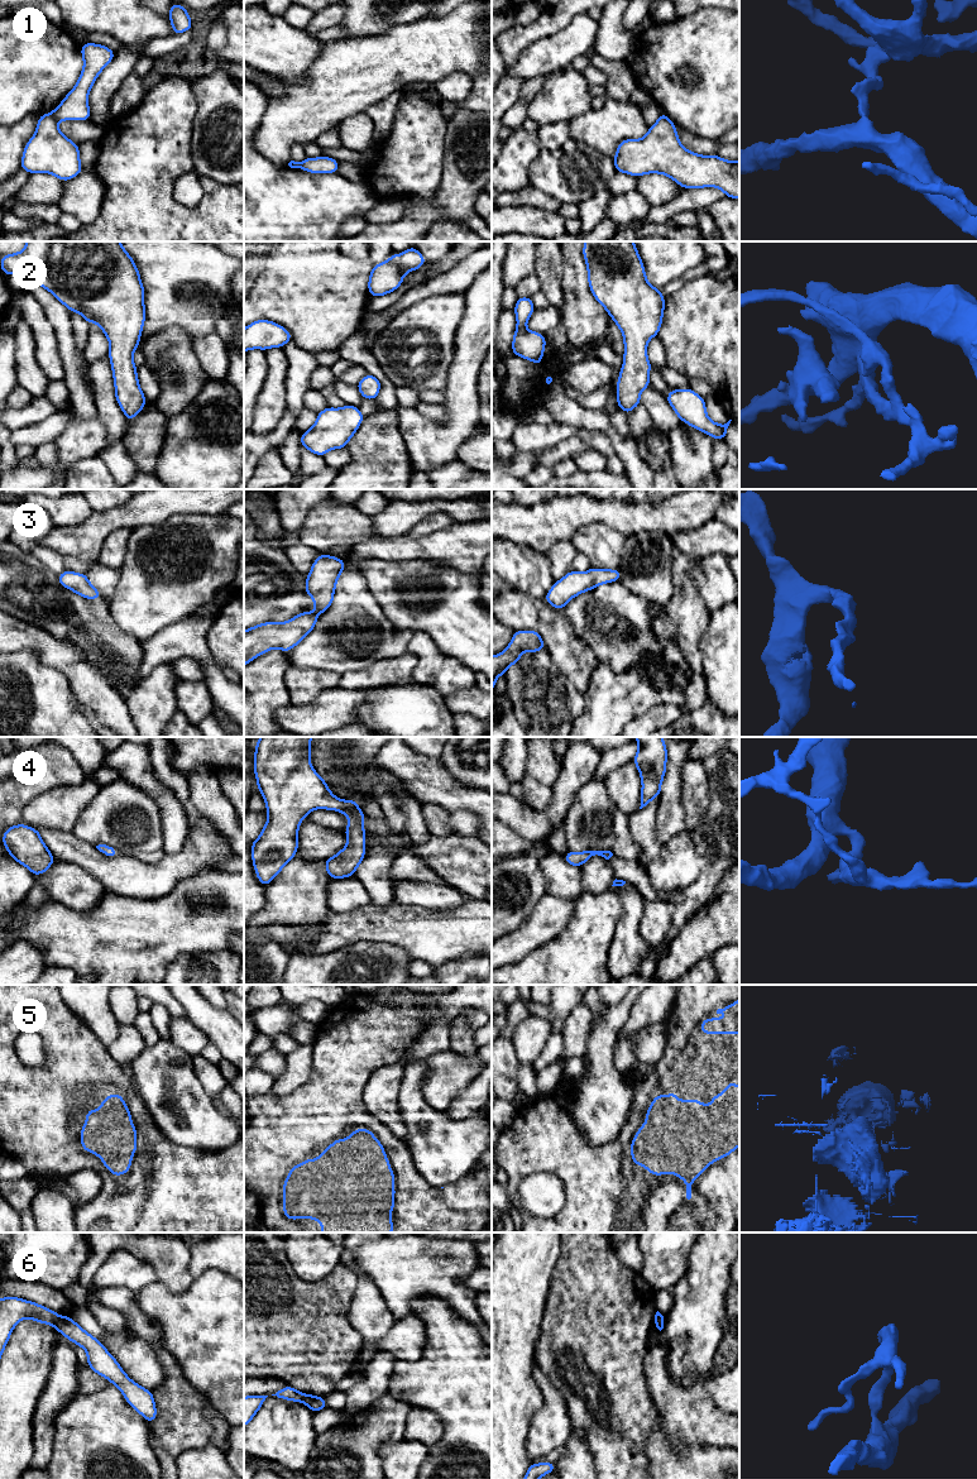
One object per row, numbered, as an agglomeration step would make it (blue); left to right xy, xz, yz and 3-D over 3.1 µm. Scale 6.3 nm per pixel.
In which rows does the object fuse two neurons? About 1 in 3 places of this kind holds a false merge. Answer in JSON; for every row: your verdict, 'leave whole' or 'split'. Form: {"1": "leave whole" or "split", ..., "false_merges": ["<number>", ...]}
{"1": "split", "2": "leave whole", "3": "leave whole", "4": "leave whole", "5": "leave whole", "6": "split", "false_merges": ["1", "6"]}

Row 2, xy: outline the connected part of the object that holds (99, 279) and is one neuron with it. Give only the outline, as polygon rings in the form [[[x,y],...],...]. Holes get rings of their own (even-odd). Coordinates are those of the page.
[[[27,241],[19,253],[1,255],[0,269],[19,274],[49,291],[71,312],[97,324],[109,340],[115,398],[130,422],[148,402],[142,392],[133,353],[145,321],[145,291],[134,259],[120,241]]]

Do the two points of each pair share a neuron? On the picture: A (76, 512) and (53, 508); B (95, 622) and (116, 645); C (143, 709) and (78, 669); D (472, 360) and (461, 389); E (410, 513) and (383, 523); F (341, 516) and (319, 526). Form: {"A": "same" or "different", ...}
{"A": "same", "B": "same", "C": "different", "D": "same", "E": "same", "F": "same"}

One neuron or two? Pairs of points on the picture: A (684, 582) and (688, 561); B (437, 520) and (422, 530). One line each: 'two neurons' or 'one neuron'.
A: one neuron
B: one neuron

